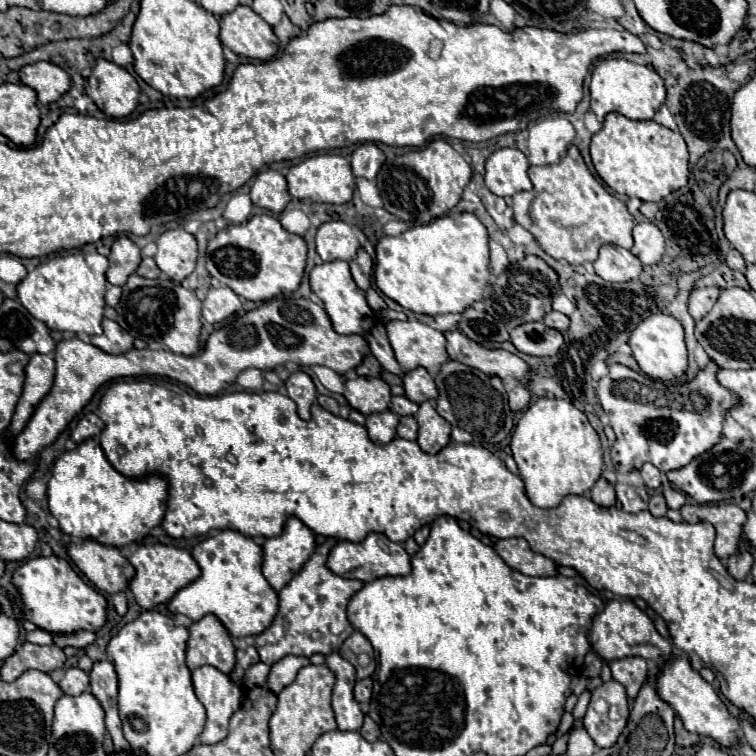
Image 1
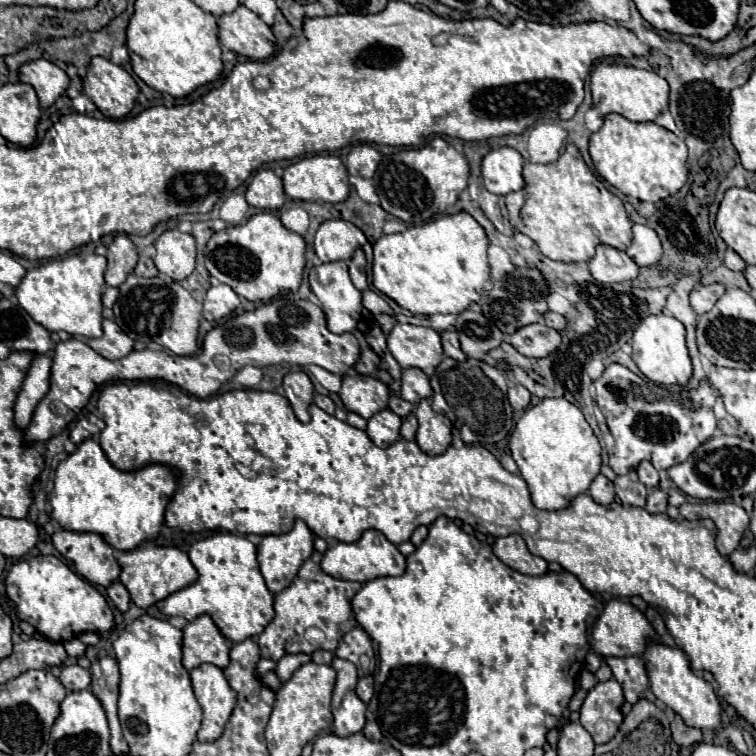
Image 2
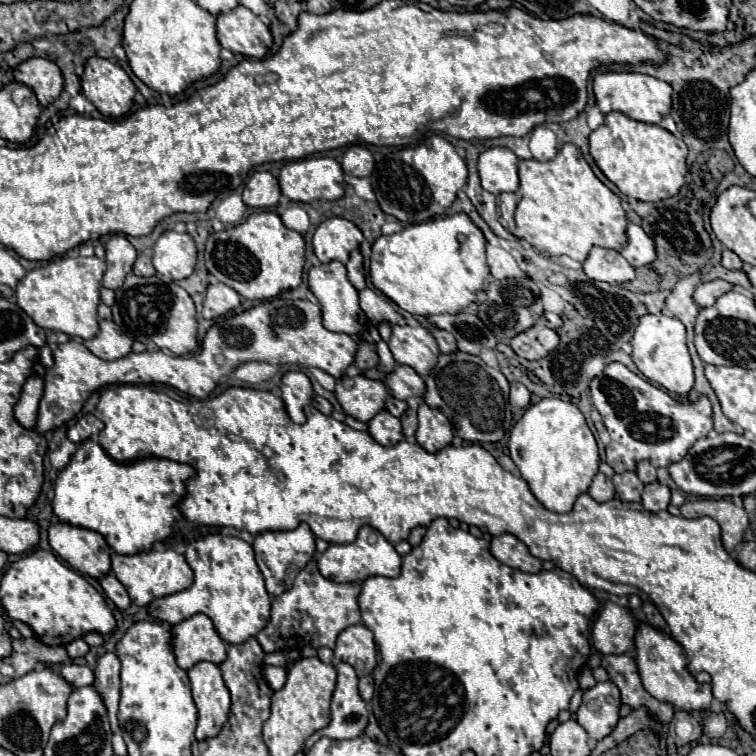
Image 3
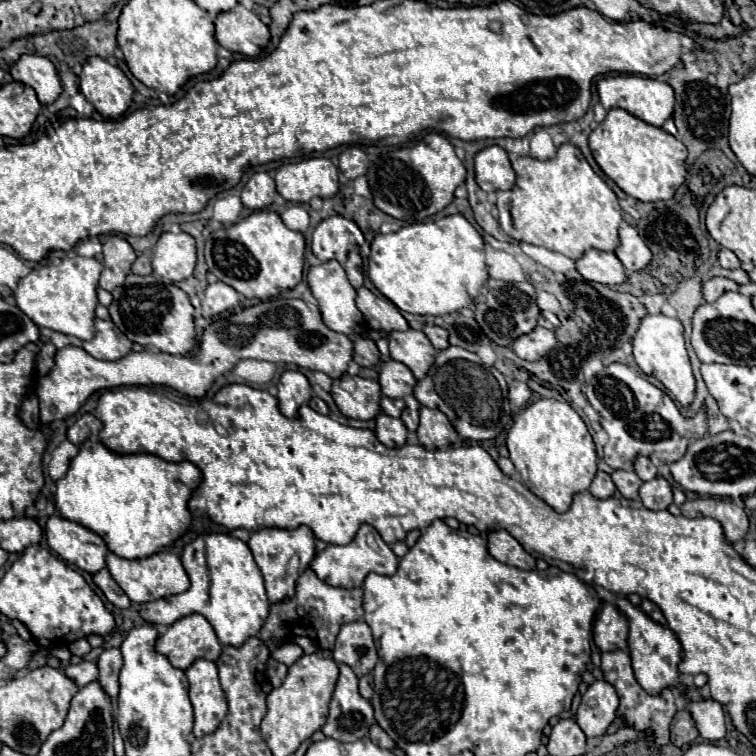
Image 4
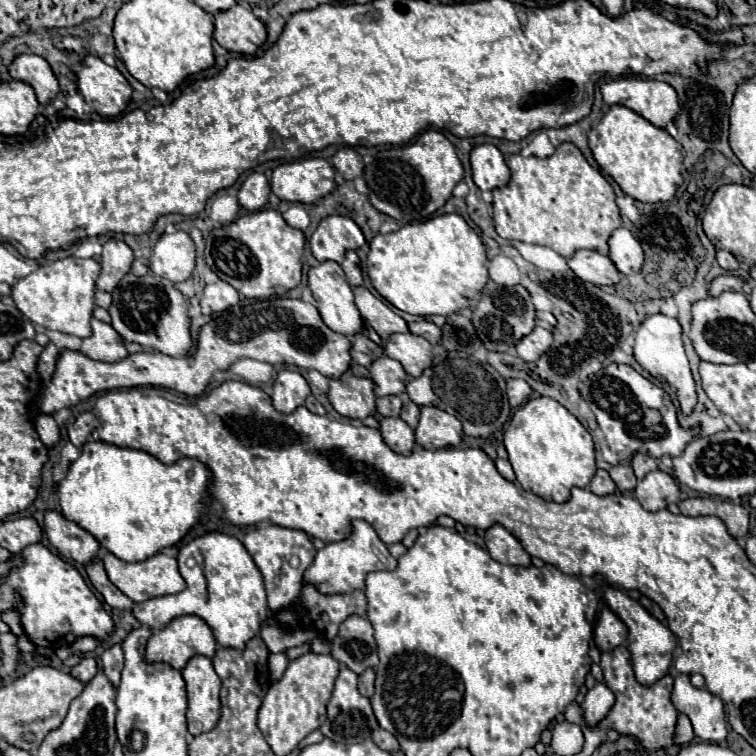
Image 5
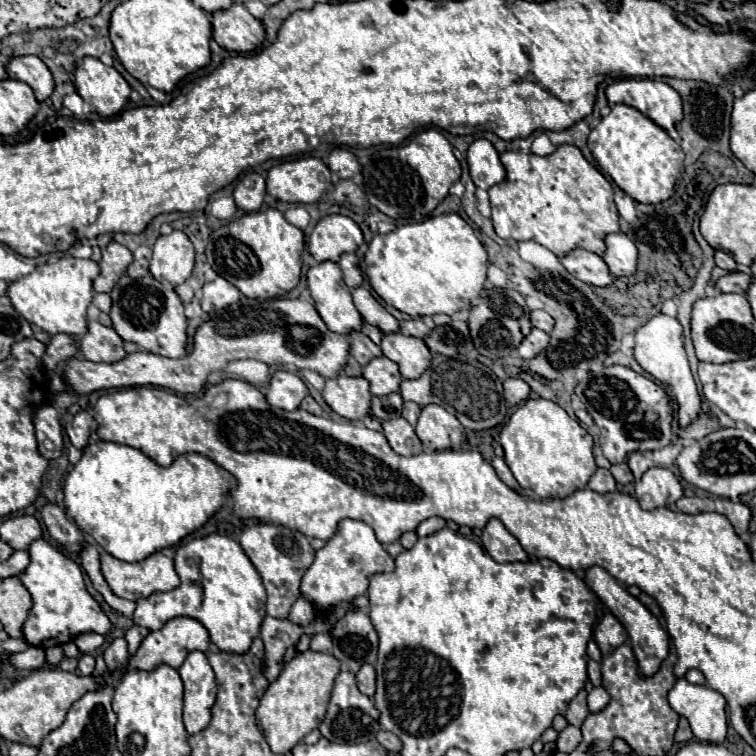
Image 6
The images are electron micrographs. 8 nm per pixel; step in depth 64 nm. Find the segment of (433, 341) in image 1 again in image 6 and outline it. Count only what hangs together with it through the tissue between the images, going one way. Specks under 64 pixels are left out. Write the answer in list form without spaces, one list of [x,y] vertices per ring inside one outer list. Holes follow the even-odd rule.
[[[400,332],[384,334],[380,342],[380,350],[386,358],[398,364],[402,378],[408,380],[420,378],[428,370],[428,364],[432,362],[430,350],[422,338],[402,336]]]

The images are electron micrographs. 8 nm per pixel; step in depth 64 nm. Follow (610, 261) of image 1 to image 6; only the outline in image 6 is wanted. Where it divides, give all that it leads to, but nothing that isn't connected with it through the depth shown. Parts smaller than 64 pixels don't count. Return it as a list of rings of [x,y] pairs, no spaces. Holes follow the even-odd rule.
[[[576,248],[560,258],[560,264],[578,280],[590,284],[590,286],[608,286],[614,278],[608,272],[608,266],[604,260],[588,250]]]

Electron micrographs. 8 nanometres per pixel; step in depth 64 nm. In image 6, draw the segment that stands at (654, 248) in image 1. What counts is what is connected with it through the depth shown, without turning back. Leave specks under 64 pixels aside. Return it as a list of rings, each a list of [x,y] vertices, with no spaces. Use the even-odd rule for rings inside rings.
[[[608,234],[604,242],[606,242],[606,252],[602,260],[608,264],[612,276],[620,278],[634,274],[638,260],[638,250],[634,242],[630,242],[626,234]]]

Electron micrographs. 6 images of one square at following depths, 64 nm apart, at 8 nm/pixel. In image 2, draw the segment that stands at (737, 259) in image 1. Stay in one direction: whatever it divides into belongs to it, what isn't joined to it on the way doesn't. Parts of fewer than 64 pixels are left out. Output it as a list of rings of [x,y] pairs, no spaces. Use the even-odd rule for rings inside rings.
[[[726,250],[726,256],[724,256],[724,264],[730,268],[730,270],[744,270],[746,268],[746,262],[734,252],[734,250]]]

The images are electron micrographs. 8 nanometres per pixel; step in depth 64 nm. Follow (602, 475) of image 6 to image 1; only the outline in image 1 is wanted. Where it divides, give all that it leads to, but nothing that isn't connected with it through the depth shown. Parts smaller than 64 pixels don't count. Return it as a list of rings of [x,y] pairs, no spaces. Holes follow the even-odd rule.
[[[602,476],[596,480],[596,484],[594,484],[592,490],[588,492],[588,496],[590,496],[596,504],[600,504],[600,506],[612,506],[612,504],[616,504],[614,486],[612,486],[606,478],[602,478]]]

